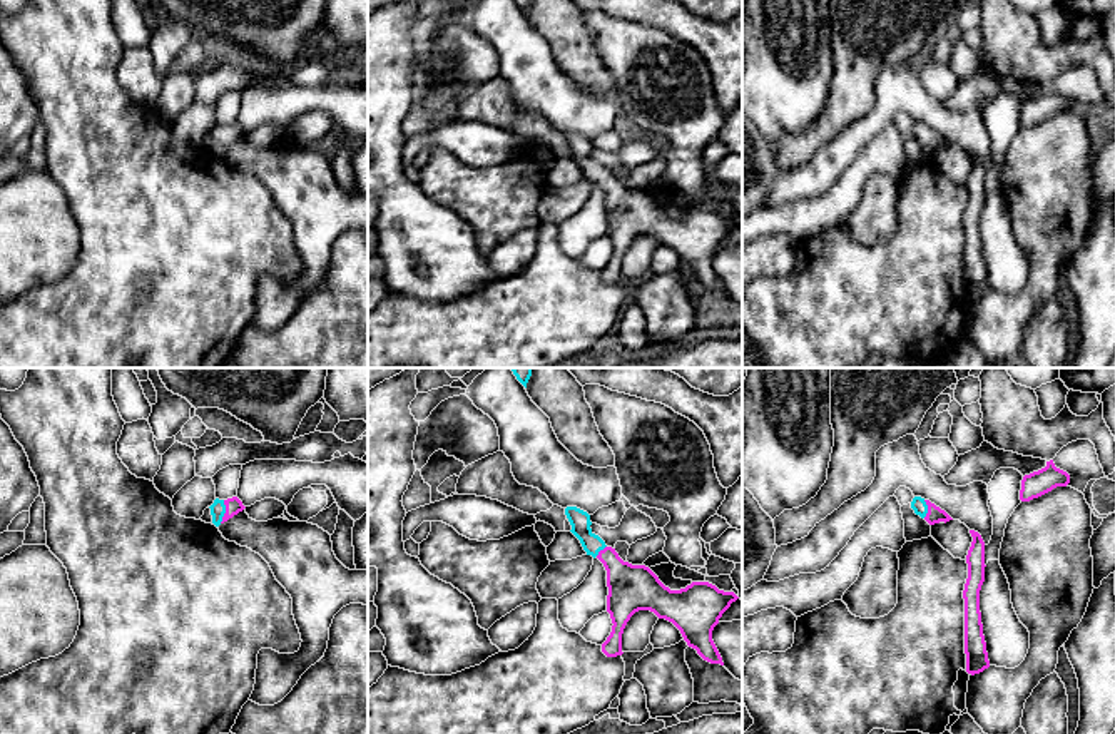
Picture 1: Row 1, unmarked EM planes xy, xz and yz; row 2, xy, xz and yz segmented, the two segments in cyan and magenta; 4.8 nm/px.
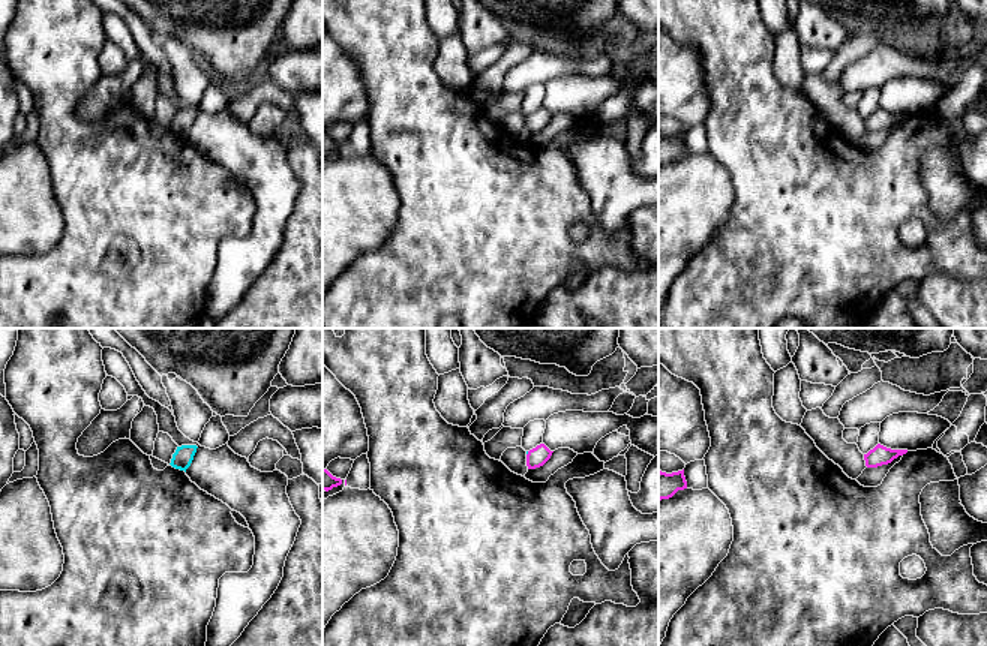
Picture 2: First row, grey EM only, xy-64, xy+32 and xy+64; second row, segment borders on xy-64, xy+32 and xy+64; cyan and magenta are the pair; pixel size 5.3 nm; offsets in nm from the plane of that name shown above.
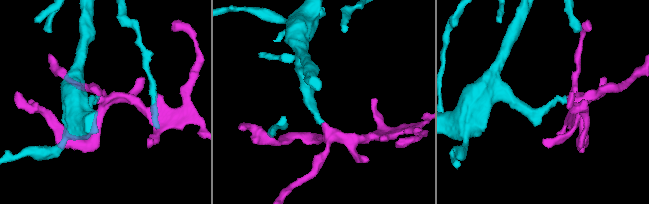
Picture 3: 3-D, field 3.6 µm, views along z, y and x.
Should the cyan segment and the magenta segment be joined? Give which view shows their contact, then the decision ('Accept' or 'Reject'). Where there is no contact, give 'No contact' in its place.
Touches cyan in xy. Accept

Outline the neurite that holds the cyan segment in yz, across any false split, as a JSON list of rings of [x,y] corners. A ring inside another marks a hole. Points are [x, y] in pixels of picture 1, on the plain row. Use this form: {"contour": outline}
{"contour": [[[914,122],[911,127],[911,134],[916,140],[924,144],[929,150],[939,149],[939,147],[950,147],[953,145],[944,135],[931,129],[929,125],[924,125],[921,122]]]}

